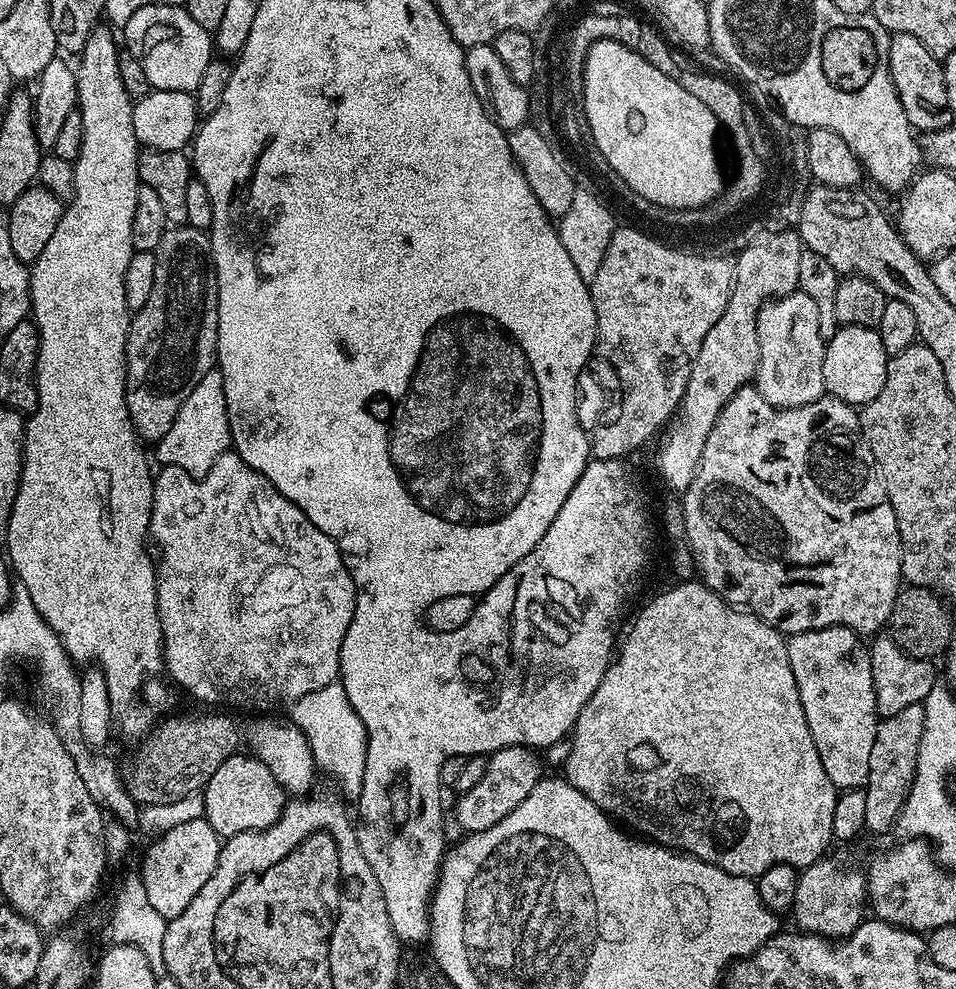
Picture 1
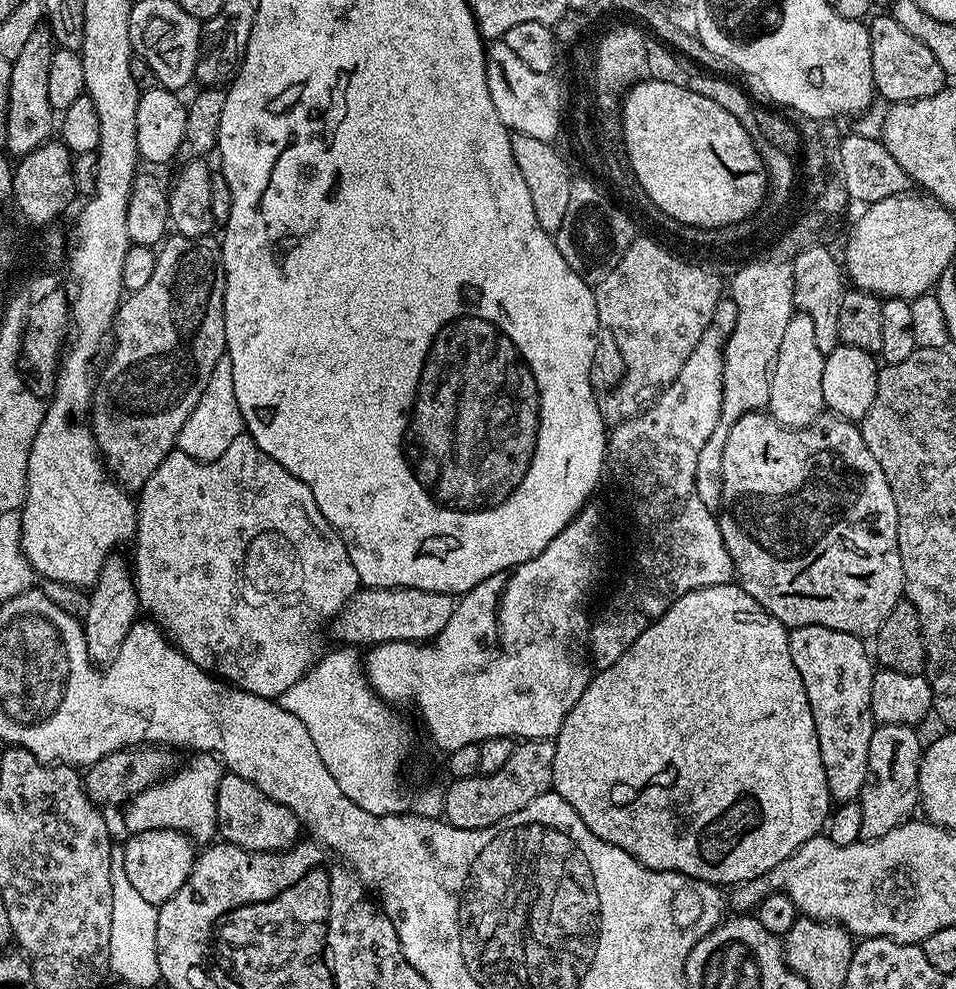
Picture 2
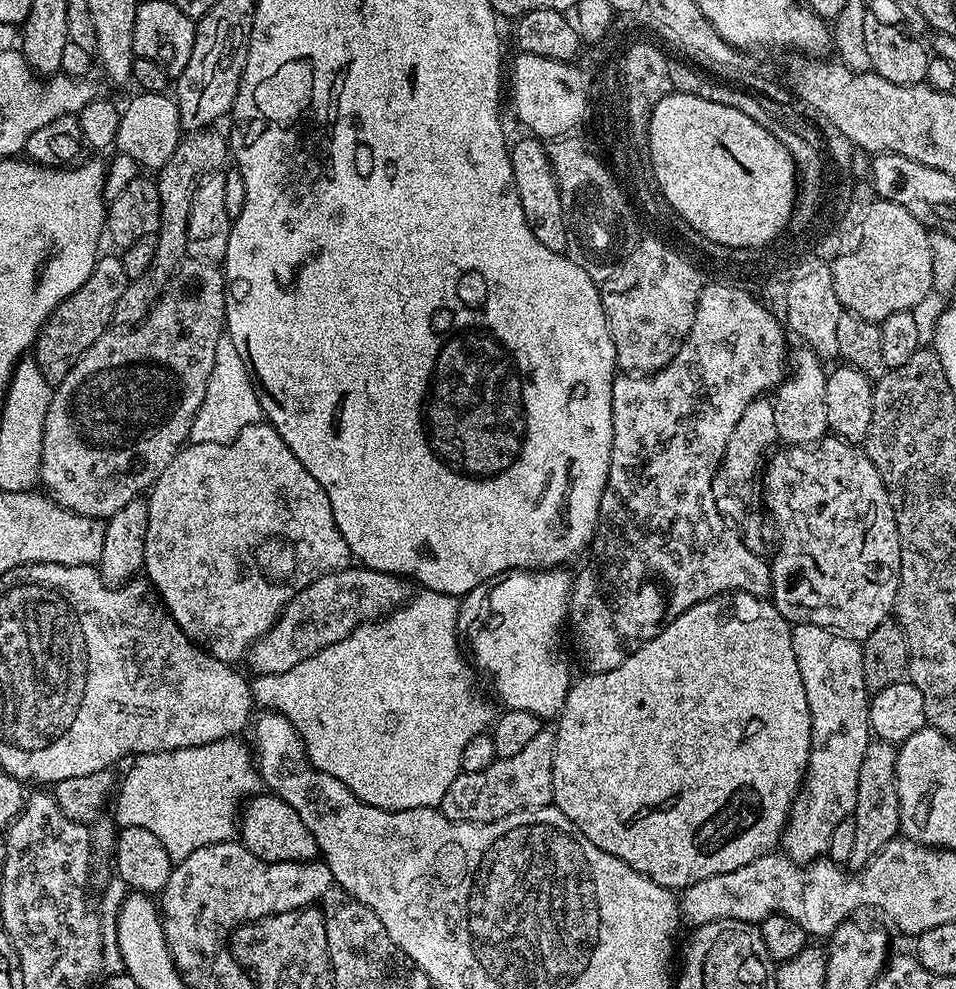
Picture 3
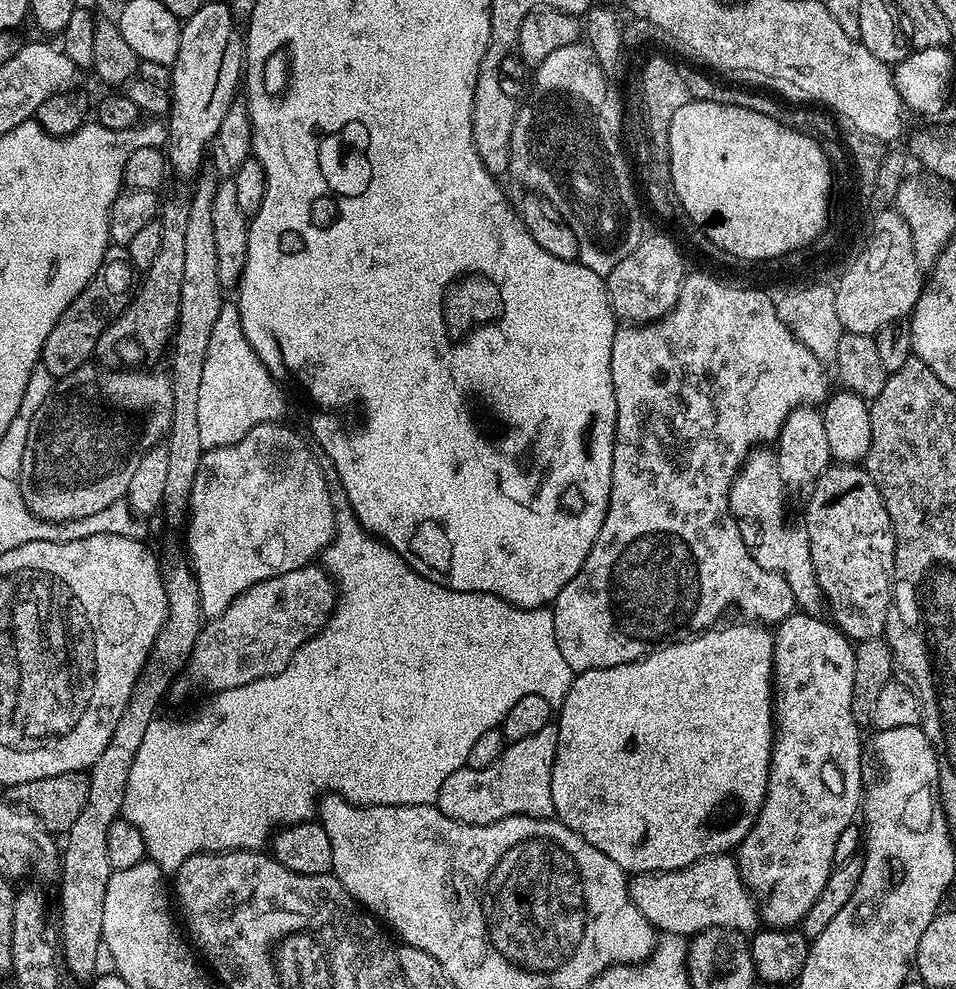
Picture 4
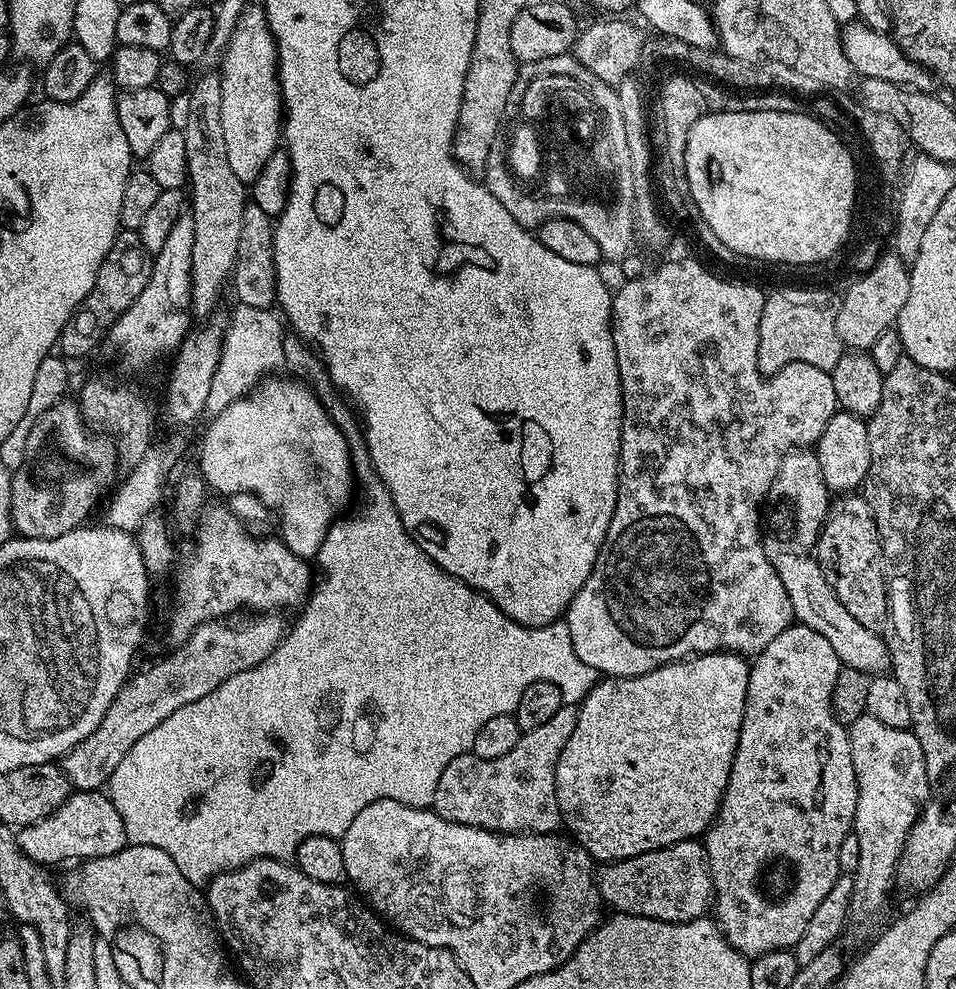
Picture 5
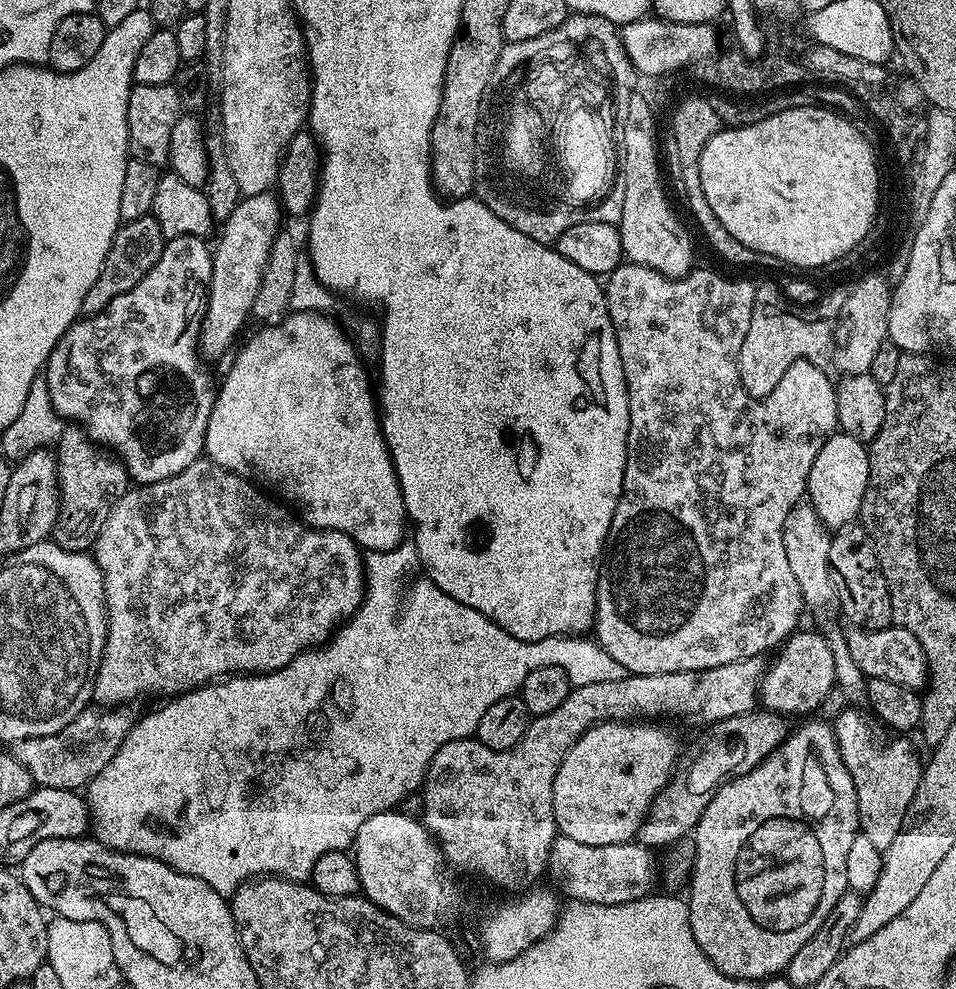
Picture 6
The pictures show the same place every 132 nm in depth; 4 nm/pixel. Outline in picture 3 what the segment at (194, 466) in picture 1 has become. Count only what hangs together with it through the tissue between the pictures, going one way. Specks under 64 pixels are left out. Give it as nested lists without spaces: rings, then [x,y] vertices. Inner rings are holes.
[[[223,334],[218,338],[218,346],[214,349],[214,370],[210,370],[206,396],[202,398],[202,406],[198,406],[198,414],[190,426],[188,440],[194,444],[229,444],[234,438],[238,438],[238,434],[242,434],[245,426],[257,423],[261,416],[260,403],[252,377],[248,375],[248,367],[242,362],[242,354],[238,354],[229,336]]]

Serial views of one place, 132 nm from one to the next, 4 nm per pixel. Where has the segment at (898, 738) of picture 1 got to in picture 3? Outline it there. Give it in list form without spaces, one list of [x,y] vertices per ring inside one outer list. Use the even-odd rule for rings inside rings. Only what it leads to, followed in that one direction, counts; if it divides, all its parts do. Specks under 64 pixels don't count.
[[[873,739],[866,746],[862,770],[858,770],[858,798],[850,819],[854,822],[854,850],[847,867],[859,870],[877,856],[900,832],[900,803],[896,785],[897,745]]]

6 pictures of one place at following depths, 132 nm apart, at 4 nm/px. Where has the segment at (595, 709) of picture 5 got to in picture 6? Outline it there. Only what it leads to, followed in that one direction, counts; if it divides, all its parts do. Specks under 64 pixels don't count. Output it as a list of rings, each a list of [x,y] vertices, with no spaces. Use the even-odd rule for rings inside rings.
[[[608,720],[604,724],[593,724],[572,743],[566,758],[562,758],[562,766],[558,766],[558,774],[554,774],[554,822],[559,835],[574,838],[574,842],[586,842],[586,846],[614,846],[636,840],[638,830],[648,816],[649,806],[652,805],[659,792],[668,785],[668,779],[672,777],[678,759],[678,747],[676,748],[675,738],[666,729],[659,728],[656,724],[659,723]]]

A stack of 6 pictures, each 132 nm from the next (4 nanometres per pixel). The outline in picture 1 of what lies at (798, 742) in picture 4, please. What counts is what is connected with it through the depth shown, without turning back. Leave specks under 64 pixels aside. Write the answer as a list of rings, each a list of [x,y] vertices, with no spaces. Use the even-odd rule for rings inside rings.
[[[839,626],[799,632],[796,636],[787,637],[790,670],[794,670],[794,682],[798,686],[798,698],[802,698],[802,710],[806,714],[810,734],[814,738],[814,746],[818,746],[822,766],[826,766],[826,774],[830,774],[830,782],[838,790],[863,788],[868,783],[870,750],[874,746],[878,723],[868,648],[860,640],[863,639],[851,628]]]

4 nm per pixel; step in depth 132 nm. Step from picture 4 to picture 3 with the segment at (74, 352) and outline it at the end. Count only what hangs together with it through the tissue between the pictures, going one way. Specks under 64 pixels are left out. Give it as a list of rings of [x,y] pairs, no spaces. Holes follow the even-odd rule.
[[[101,255],[97,259],[94,270],[70,298],[63,300],[50,314],[50,318],[42,326],[42,330],[36,336],[34,355],[38,364],[38,370],[42,372],[42,378],[53,386],[62,382],[66,374],[82,358],[82,354],[102,335],[109,331],[113,323],[112,315],[114,306],[118,306],[118,298],[122,298],[122,290],[128,285],[128,275],[122,266],[120,256]]]

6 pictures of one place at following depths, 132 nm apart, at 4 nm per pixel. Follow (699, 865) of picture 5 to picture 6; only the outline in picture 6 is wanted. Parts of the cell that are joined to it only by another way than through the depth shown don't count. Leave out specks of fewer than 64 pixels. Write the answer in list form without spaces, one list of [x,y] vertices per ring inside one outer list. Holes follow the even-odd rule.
[[[557,835],[548,855],[548,868],[564,883],[573,901],[582,904],[618,906],[634,902],[653,891],[652,883],[658,880],[658,862],[653,849],[639,842],[614,846],[586,846],[586,842],[574,842],[574,838]]]

